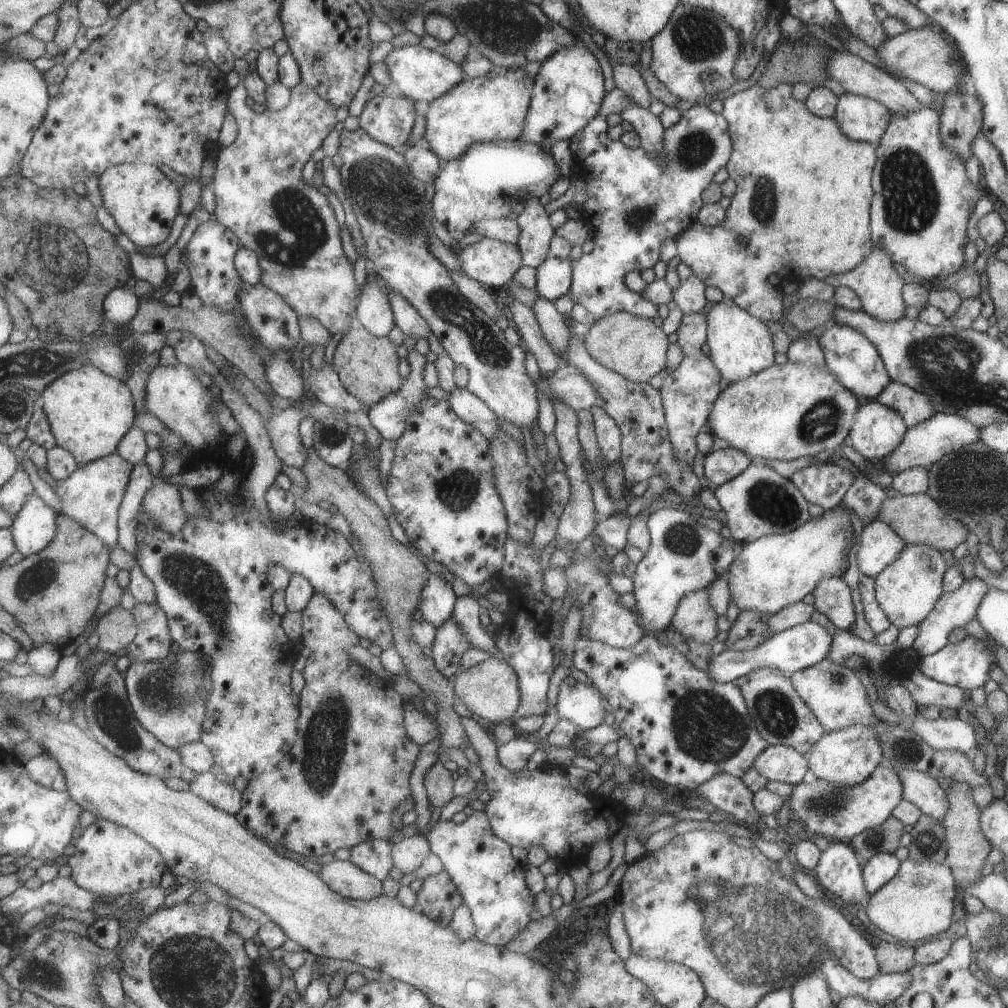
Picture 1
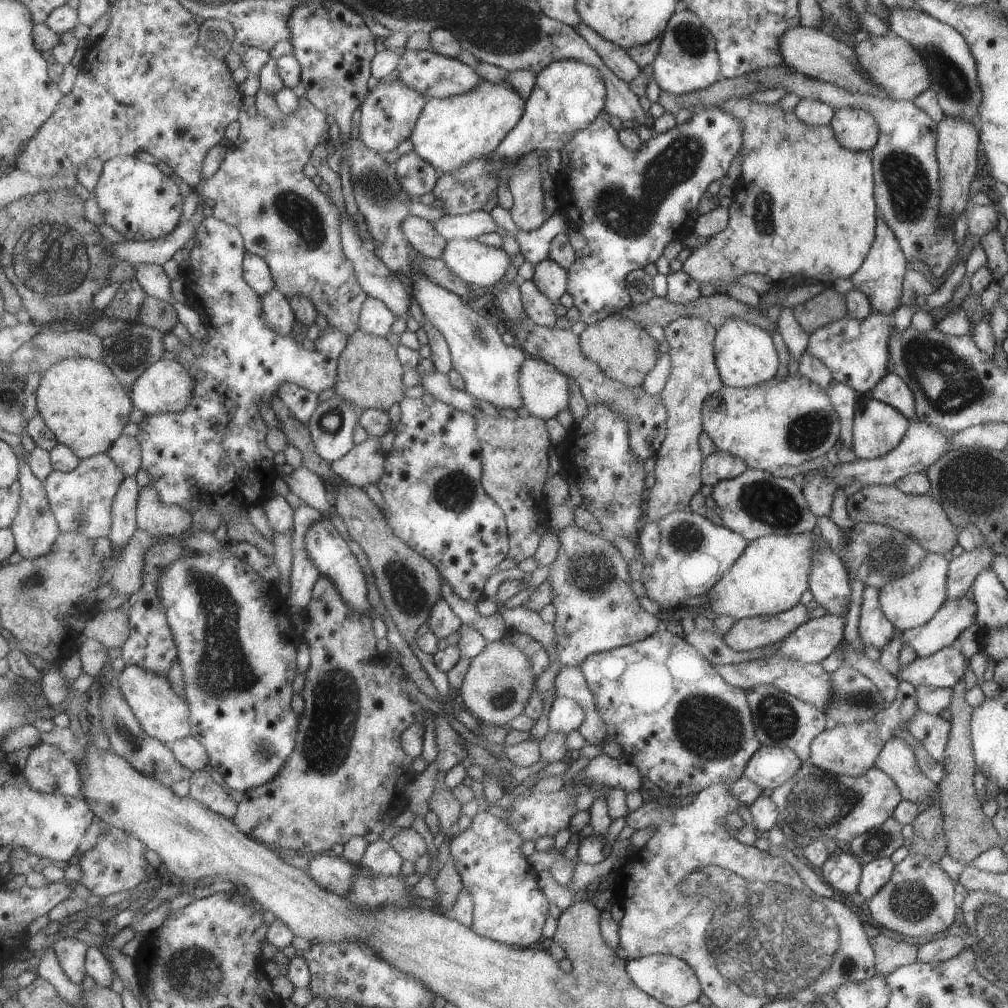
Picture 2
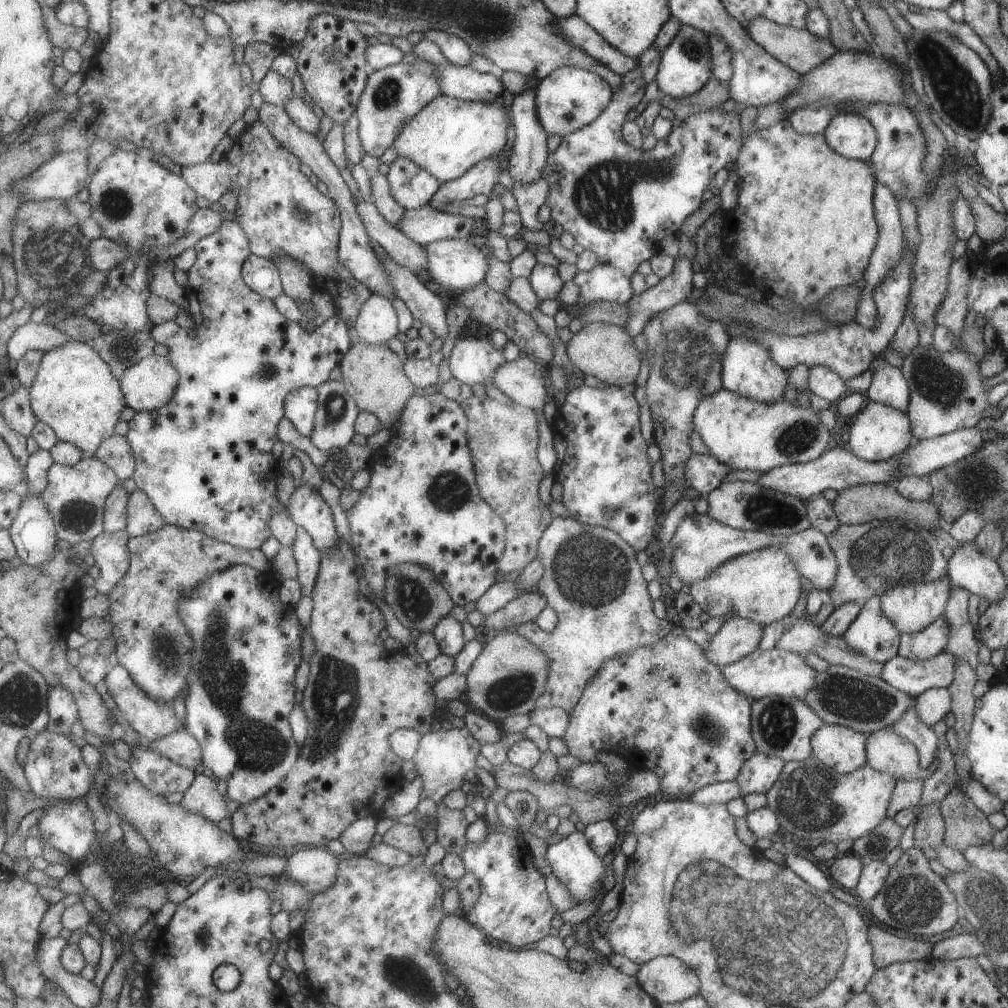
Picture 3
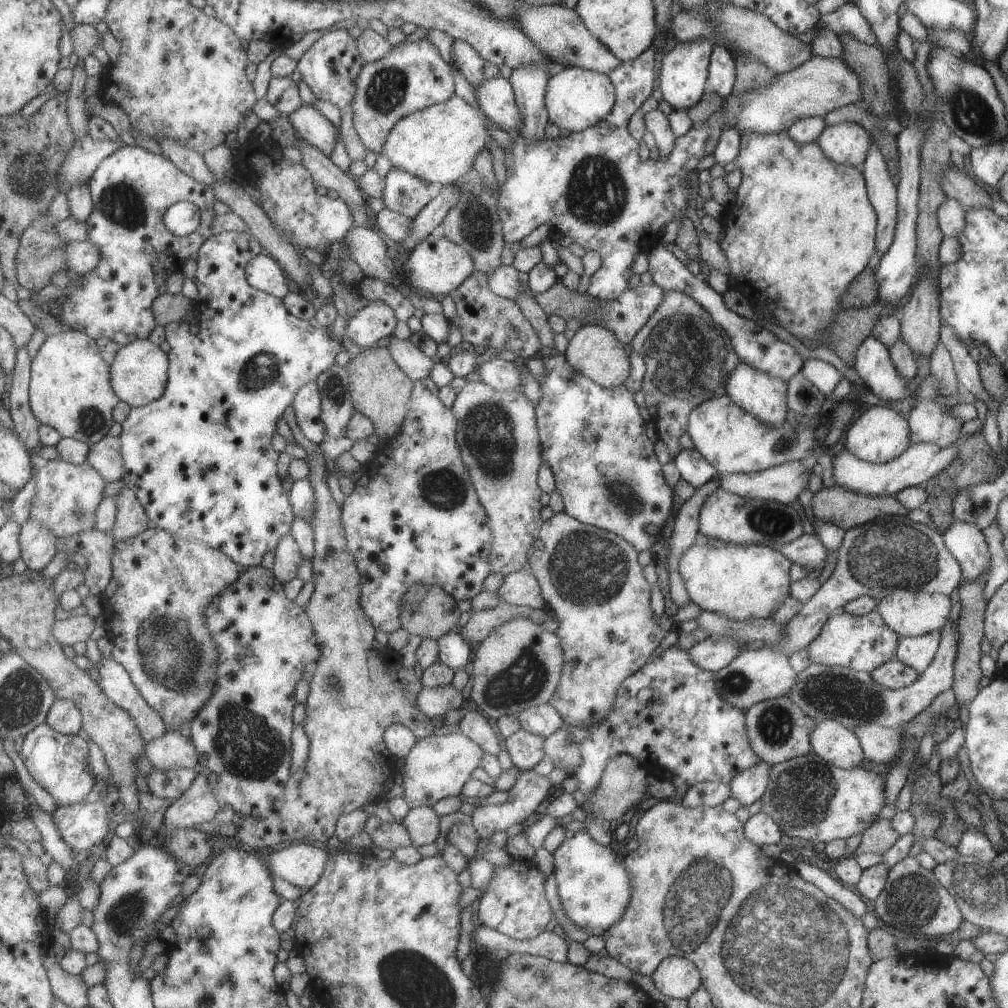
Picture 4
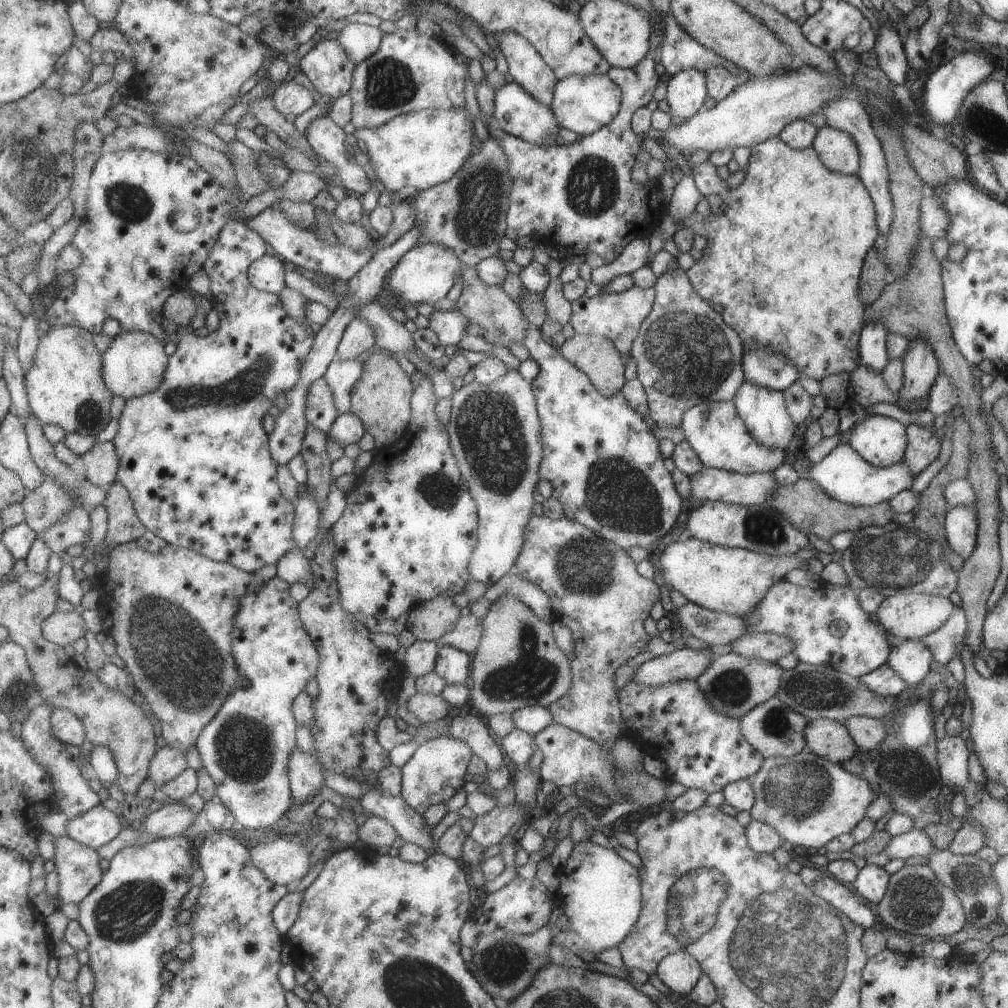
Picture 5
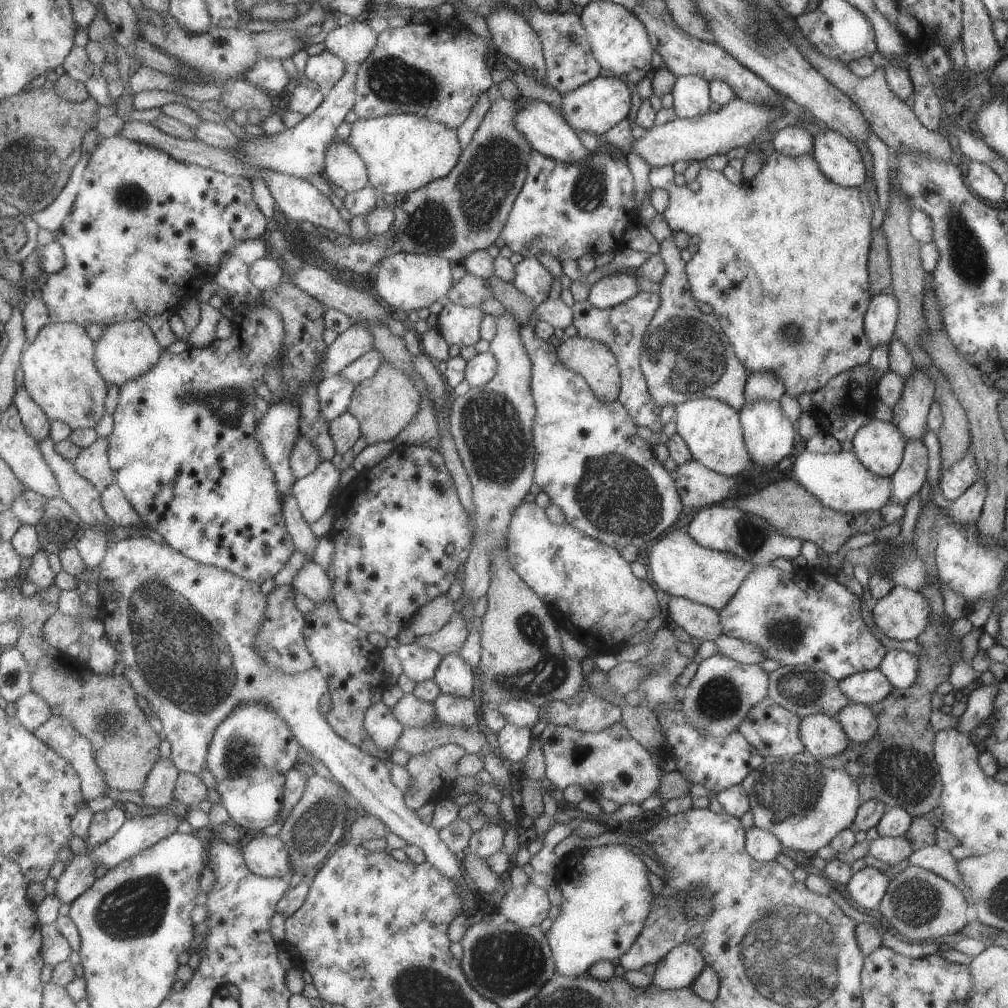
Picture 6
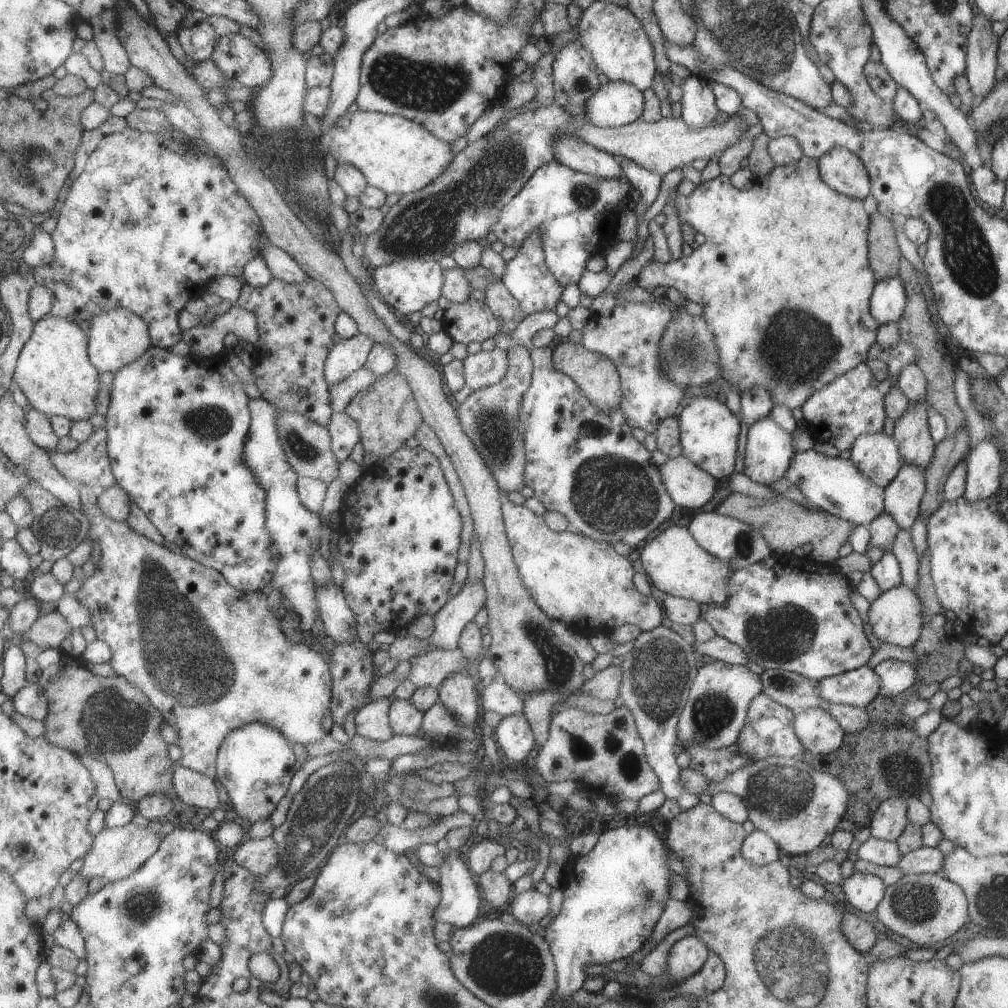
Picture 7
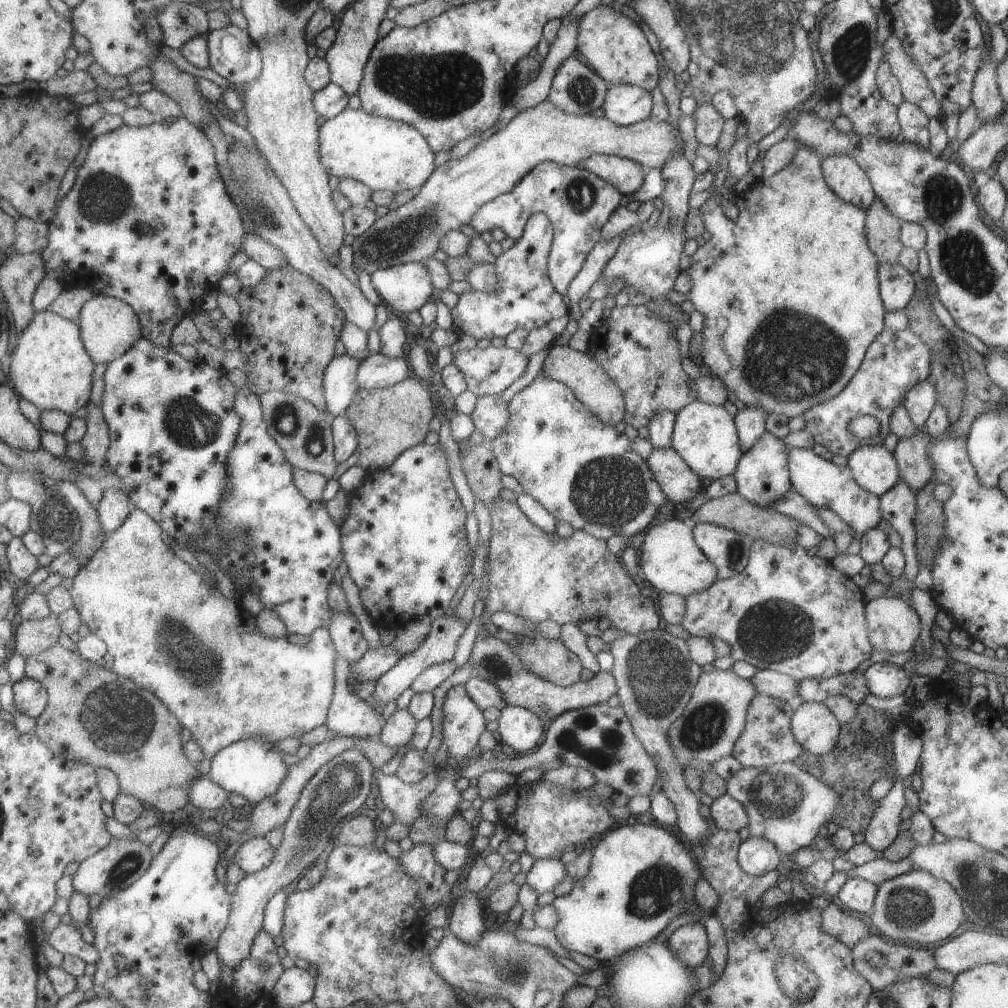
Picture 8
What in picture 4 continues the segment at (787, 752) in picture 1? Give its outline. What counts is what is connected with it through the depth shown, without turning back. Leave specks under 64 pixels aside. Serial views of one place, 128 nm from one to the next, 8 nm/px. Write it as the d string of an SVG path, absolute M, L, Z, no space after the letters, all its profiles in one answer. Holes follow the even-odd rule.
M759 759L753 766L737 773L729 782L730 796L743 807L759 801L768 783L770 765Z

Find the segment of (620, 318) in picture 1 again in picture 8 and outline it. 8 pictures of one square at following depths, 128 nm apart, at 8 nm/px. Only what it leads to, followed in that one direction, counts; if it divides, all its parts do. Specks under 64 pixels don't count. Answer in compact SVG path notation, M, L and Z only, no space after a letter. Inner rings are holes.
M568 345L555 346L551 348L551 352L546 356L544 362L544 371L552 378L564 382L570 386L581 399L586 407L602 423L616 425L622 421L624 416L624 400L621 396L621 391L615 385L615 381L609 378L603 368L593 359L593 356L587 351L577 351L570 348Z

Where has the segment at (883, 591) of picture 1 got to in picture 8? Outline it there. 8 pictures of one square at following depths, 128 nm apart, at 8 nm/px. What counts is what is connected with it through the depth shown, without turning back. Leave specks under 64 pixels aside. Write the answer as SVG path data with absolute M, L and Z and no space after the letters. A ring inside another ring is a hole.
M881 596L865 601L866 633L873 650L882 654L899 654L915 649L920 642L920 620L909 603L895 596Z

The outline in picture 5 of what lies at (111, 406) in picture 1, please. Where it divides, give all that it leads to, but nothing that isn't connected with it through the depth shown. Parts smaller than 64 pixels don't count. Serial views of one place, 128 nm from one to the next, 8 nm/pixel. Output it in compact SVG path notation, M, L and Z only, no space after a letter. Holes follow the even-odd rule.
M71 325L50 327L41 337L33 366L26 374L26 387L32 412L45 425L59 425L68 433L94 437L111 422L114 392L104 379L104 354L96 345L94 334L89 330Z

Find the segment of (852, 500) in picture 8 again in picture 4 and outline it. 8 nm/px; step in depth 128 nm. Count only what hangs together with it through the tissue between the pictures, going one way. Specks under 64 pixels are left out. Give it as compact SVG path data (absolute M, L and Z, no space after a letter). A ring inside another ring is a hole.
M962 439L956 440L947 447L939 447L932 443L911 443L901 454L878 465L859 460L847 450L843 450L831 457L832 478L835 485L843 485L858 493L875 496L894 495L901 489L923 485L927 480L931 480L948 468L960 452L958 448Z

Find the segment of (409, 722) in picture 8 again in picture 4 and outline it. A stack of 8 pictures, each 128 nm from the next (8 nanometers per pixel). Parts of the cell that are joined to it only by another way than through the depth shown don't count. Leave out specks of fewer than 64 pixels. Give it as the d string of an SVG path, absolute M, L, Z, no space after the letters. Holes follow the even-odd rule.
M453 683L439 688L425 687L421 692L418 700L420 709L430 716L444 716L449 710L459 709L463 706L463 692Z

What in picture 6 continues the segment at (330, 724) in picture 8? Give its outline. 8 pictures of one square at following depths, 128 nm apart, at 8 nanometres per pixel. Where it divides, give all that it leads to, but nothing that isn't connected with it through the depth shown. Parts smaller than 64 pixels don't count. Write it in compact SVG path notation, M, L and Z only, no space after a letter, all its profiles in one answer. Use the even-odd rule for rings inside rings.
M385 702L373 705L366 713L365 720L365 728L383 750L396 748L396 742L399 742L405 726L397 720L393 710Z

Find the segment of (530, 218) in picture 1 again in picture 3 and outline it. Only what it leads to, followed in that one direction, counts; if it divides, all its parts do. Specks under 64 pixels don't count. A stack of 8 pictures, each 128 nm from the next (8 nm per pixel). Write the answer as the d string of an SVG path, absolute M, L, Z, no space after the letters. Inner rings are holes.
M528 89L522 95L515 96L512 102L510 110L515 137L508 172L515 181L524 185L531 184L531 182L537 182L539 178L543 178L550 157L549 148L547 148L547 135L538 117L536 89Z

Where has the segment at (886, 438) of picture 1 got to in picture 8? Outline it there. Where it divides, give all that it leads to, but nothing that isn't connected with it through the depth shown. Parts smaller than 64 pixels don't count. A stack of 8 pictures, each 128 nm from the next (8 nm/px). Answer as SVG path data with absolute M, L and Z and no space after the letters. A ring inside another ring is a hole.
M883 443L858 446L848 454L846 465L855 482L877 496L899 480L894 454Z

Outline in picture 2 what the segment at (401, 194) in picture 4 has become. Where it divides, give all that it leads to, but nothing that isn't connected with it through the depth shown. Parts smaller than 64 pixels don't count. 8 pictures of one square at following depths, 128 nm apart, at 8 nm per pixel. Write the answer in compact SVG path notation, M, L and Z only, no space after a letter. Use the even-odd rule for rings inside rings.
M415 149L401 156L394 165L402 178L404 189L414 200L427 192L433 192L440 179L438 168L425 160Z

